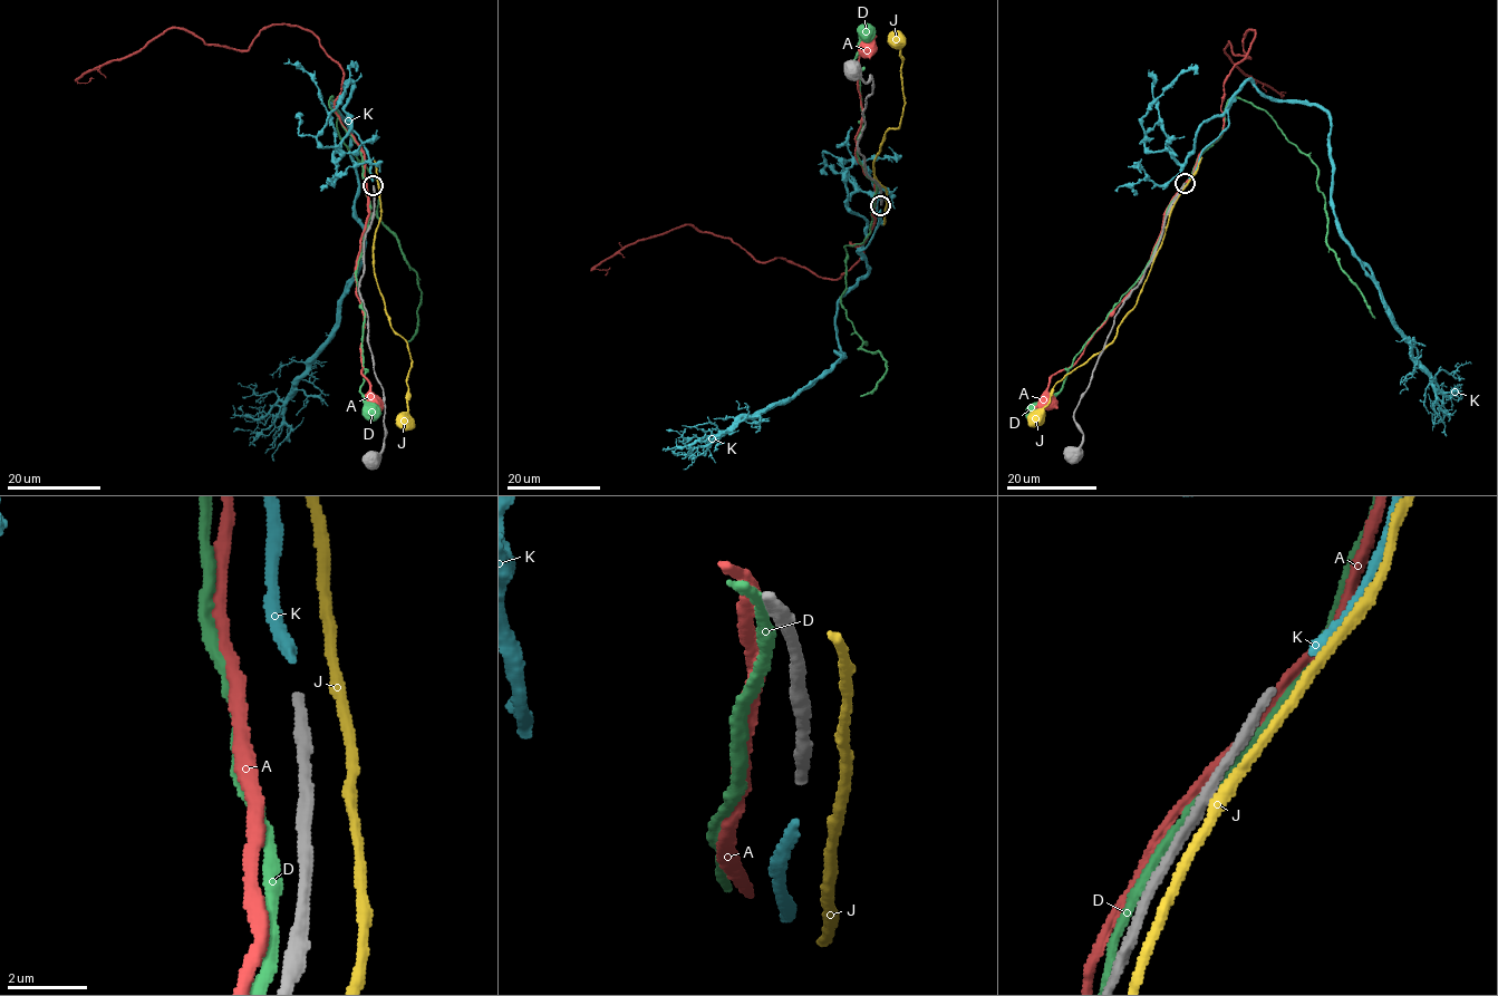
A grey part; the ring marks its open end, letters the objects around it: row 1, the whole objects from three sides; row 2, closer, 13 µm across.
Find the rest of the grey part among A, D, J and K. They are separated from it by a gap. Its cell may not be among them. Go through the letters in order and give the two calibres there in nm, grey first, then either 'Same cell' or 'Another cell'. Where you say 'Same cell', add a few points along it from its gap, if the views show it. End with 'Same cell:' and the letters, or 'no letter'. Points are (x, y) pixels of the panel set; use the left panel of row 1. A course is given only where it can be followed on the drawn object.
A: Thickness 240 nm (grey) against 280 nm. Another cell
D: Thickness 240 nm (grey) against 320 nm. Another cell
J: Thickness 240 nm (grey) against 280 nm. Another cell
K: Thickness 240 nm (grey) against 280 nm. Same cell. Its course: (373, 181), (344, 110), (350, 80), (331, 105), (349, 132), (364, 255), (331, 339), (276, 418), (233, 432)
Same cell: K

